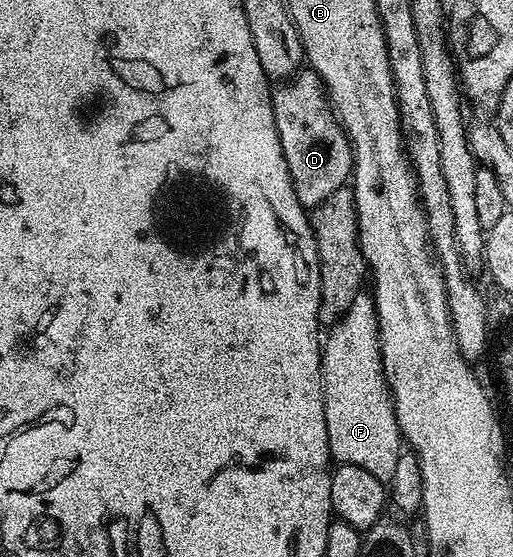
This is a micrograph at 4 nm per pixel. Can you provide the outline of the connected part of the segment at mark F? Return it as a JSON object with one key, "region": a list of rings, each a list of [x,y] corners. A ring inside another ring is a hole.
{"region":[[[363,292],[352,300],[352,308],[329,327],[322,347],[322,391],[324,420],[328,424],[330,457],[343,466],[364,468],[383,484],[396,472],[396,460],[404,452],[402,429],[394,415],[394,398],[382,366],[382,341],[378,335],[378,313],[373,297]]]}

